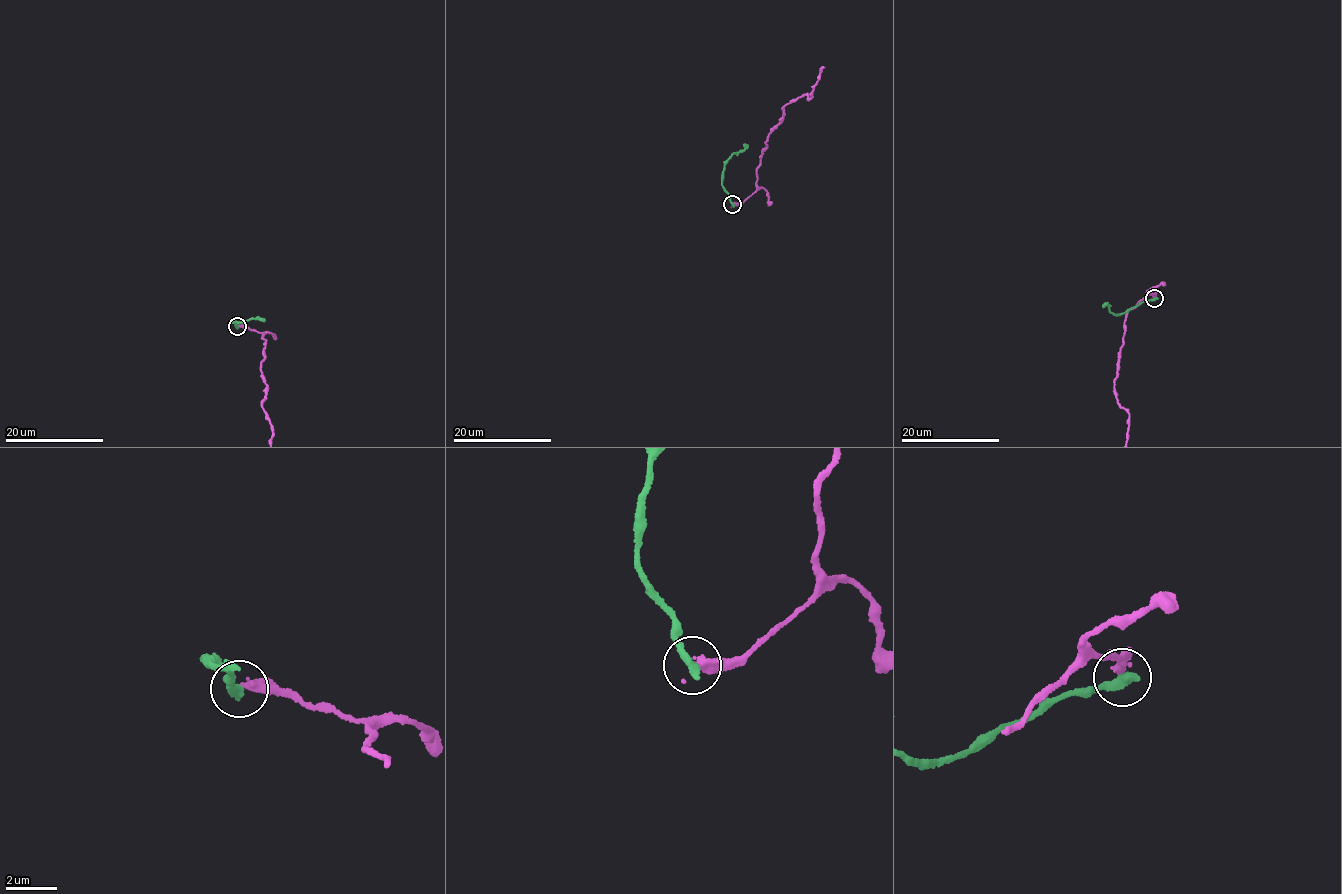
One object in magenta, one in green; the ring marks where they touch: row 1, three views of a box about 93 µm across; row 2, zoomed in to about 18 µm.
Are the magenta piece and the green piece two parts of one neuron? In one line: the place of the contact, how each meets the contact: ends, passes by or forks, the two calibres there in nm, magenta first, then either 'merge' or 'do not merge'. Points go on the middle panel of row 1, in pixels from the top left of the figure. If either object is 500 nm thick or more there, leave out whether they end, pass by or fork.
(732, 204) | magenta ends | green ends | 360/400 nm | do not merge

